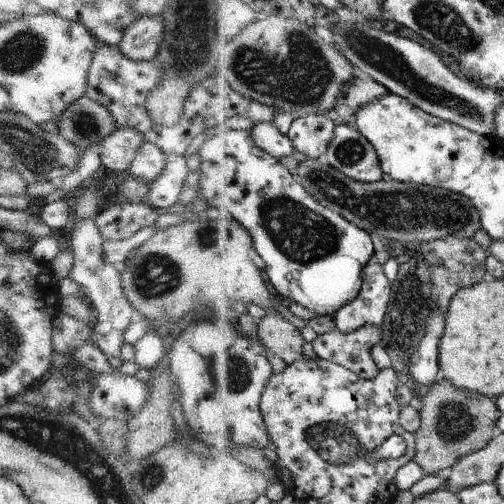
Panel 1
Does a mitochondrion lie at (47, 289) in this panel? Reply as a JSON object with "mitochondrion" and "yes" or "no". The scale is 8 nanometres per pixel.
{"mitochondrion":"no"}

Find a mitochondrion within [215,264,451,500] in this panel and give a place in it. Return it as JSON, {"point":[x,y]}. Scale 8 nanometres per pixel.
{"point":[333,442]}

